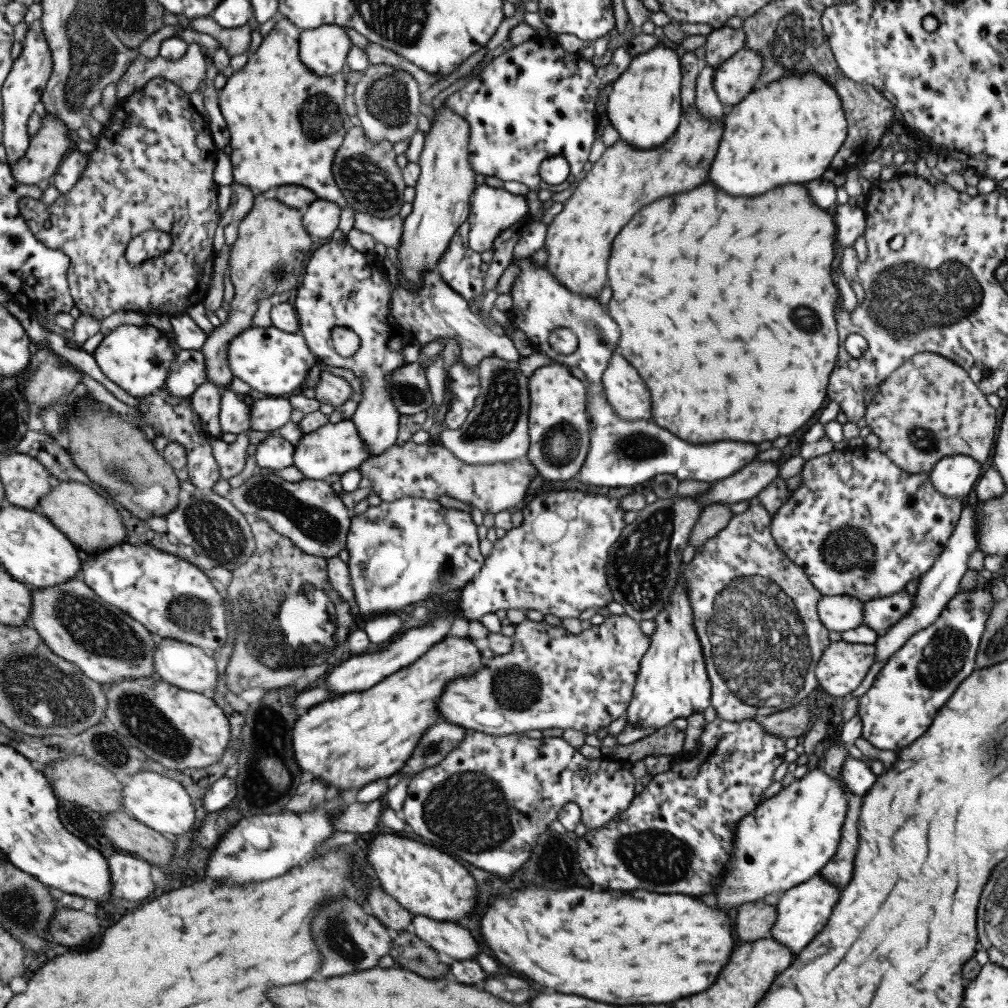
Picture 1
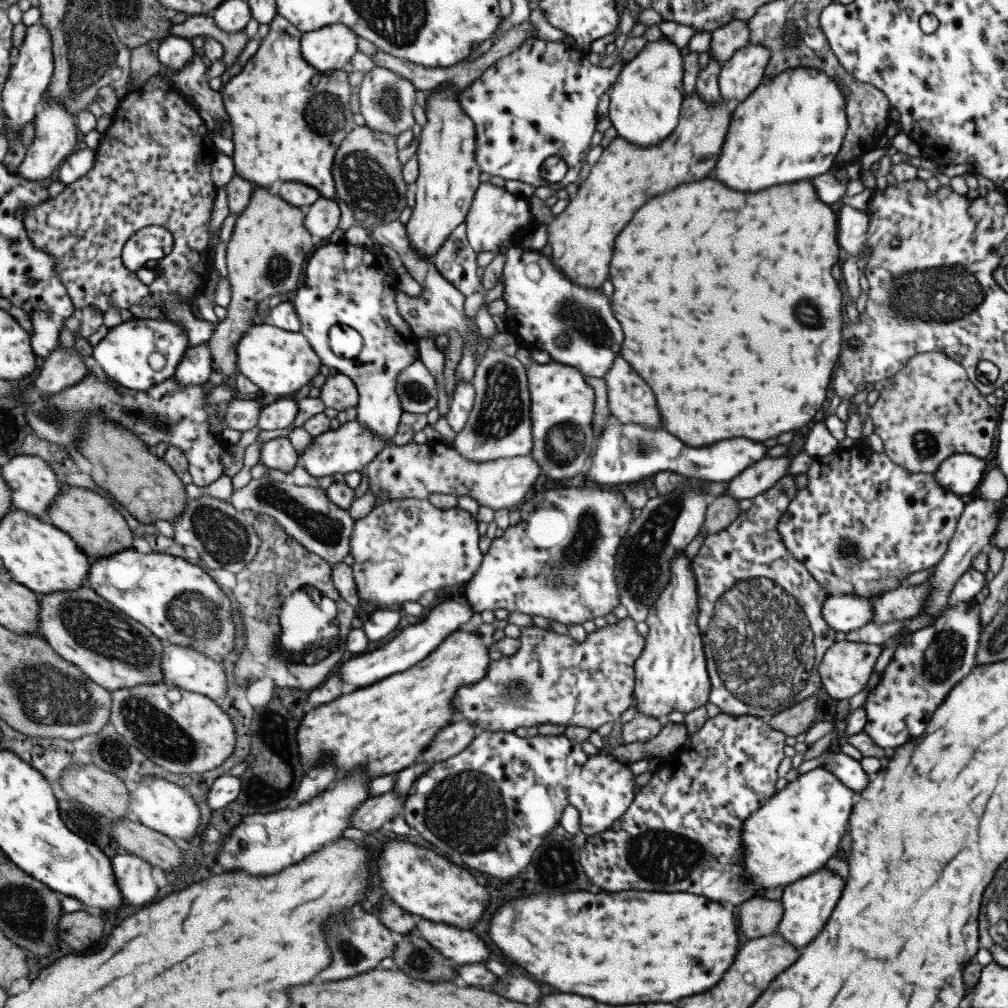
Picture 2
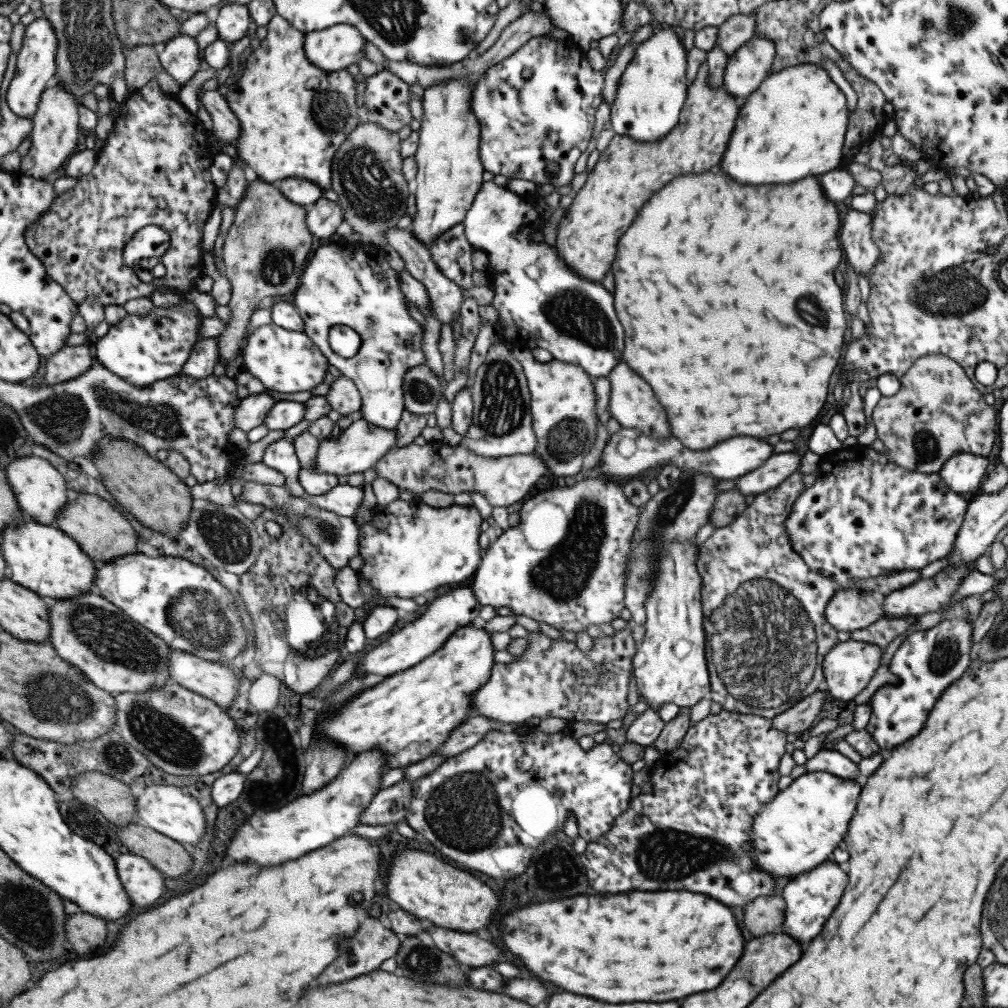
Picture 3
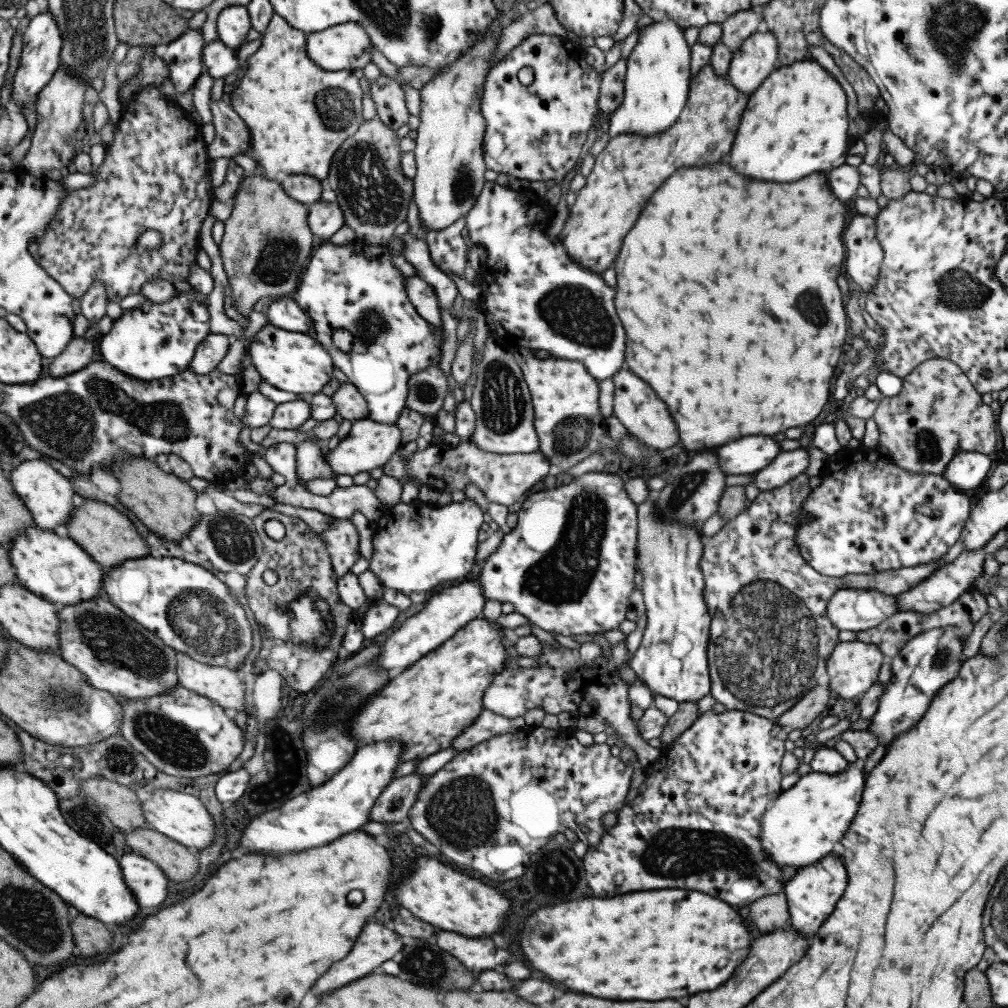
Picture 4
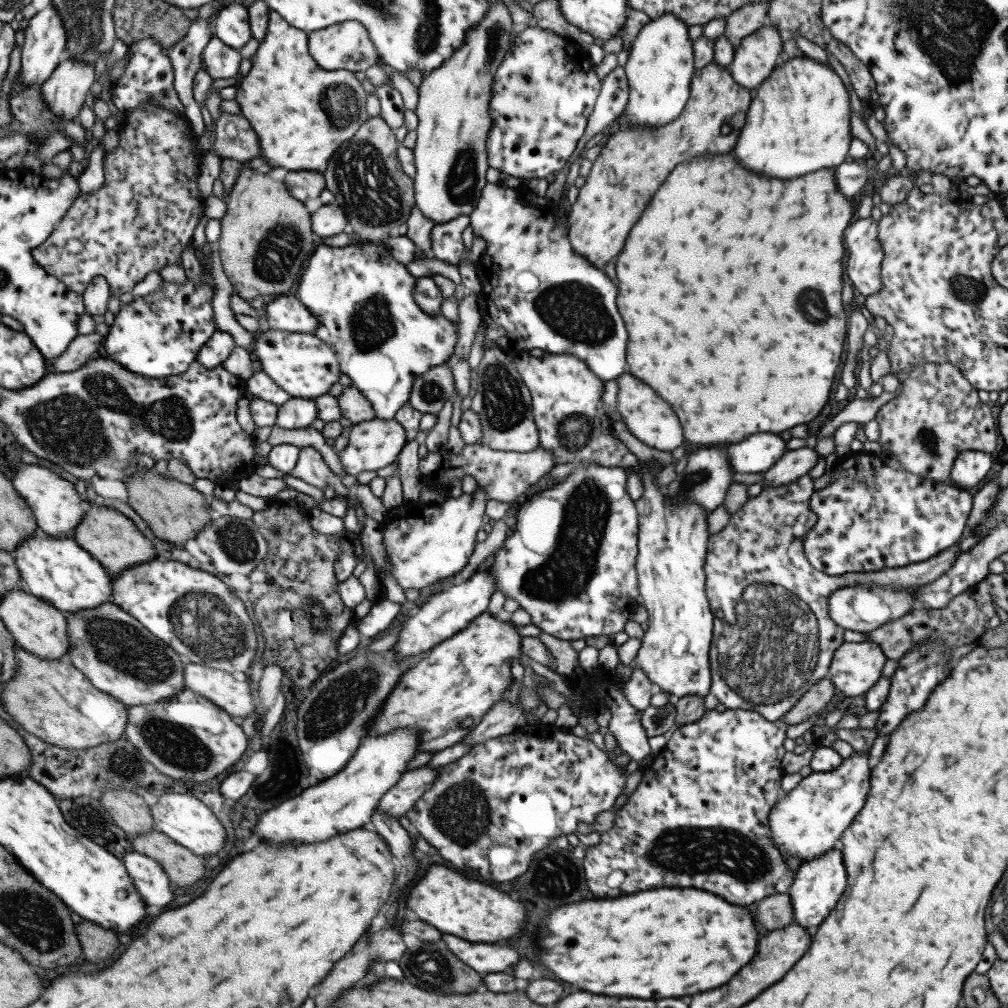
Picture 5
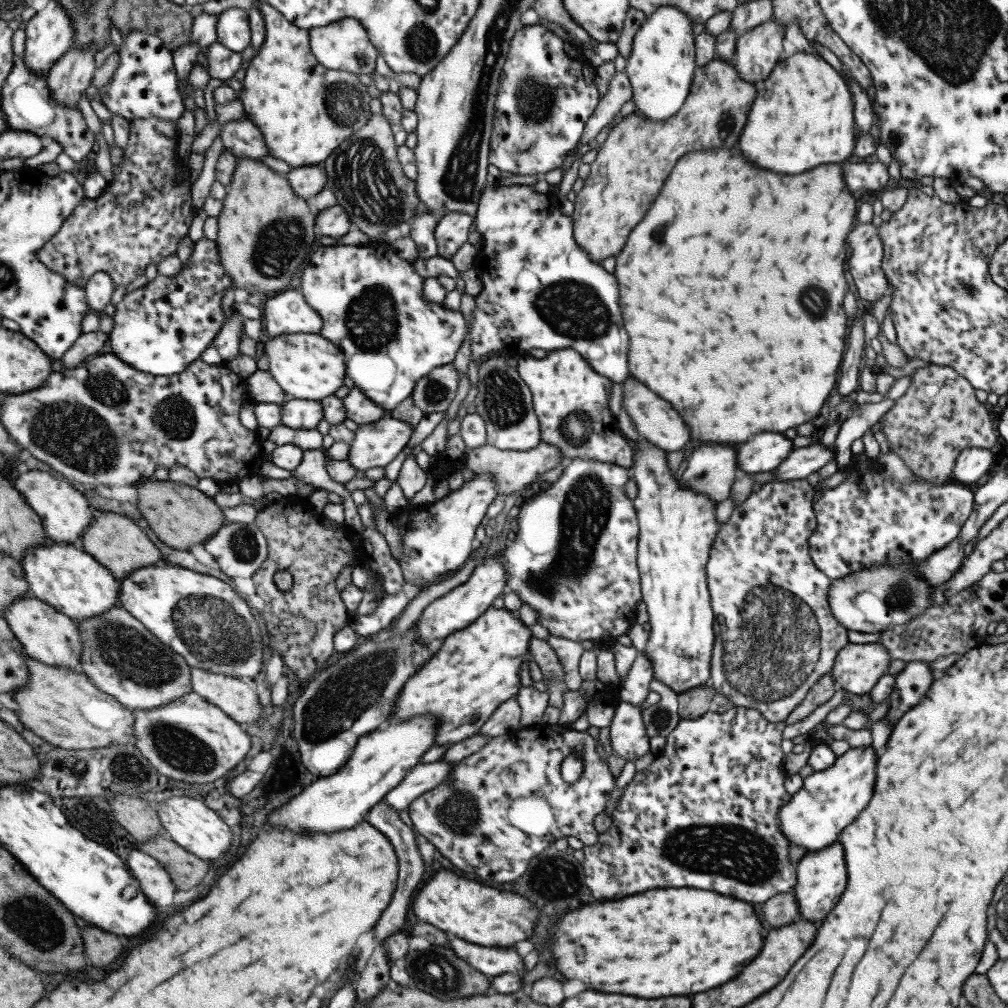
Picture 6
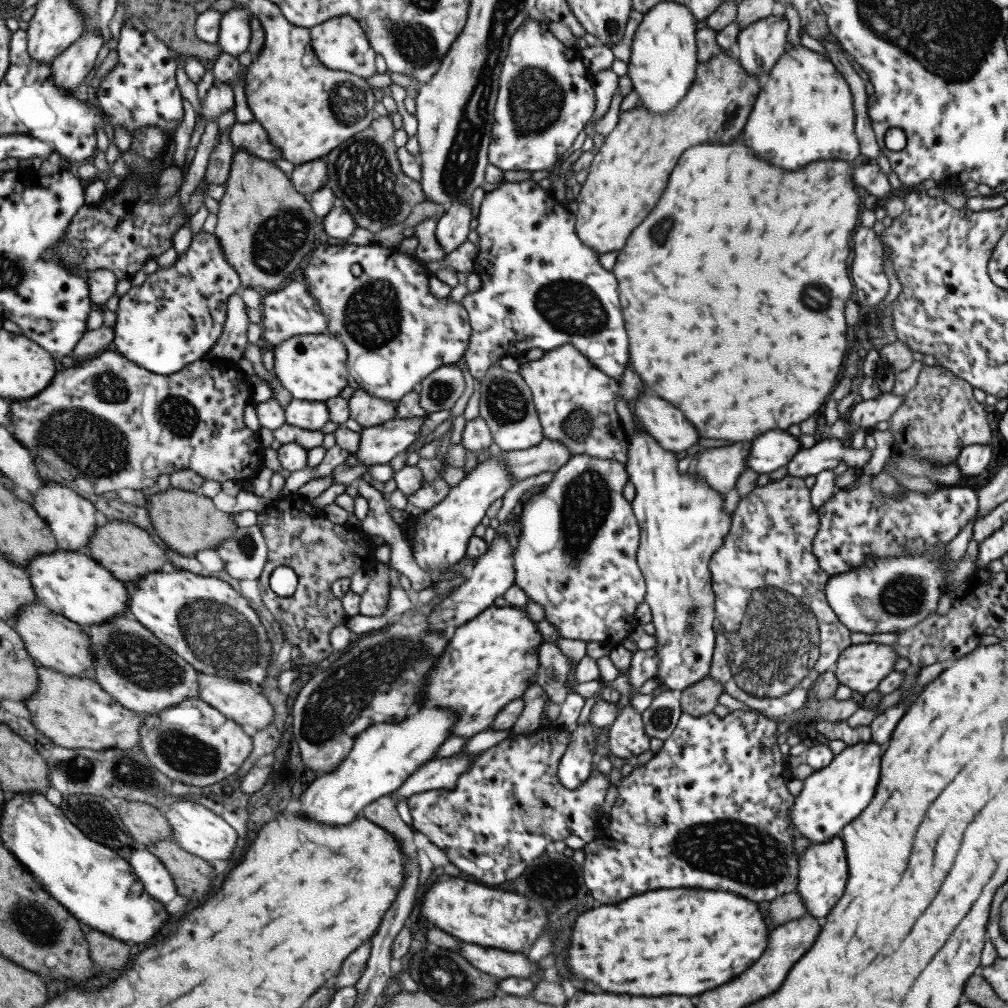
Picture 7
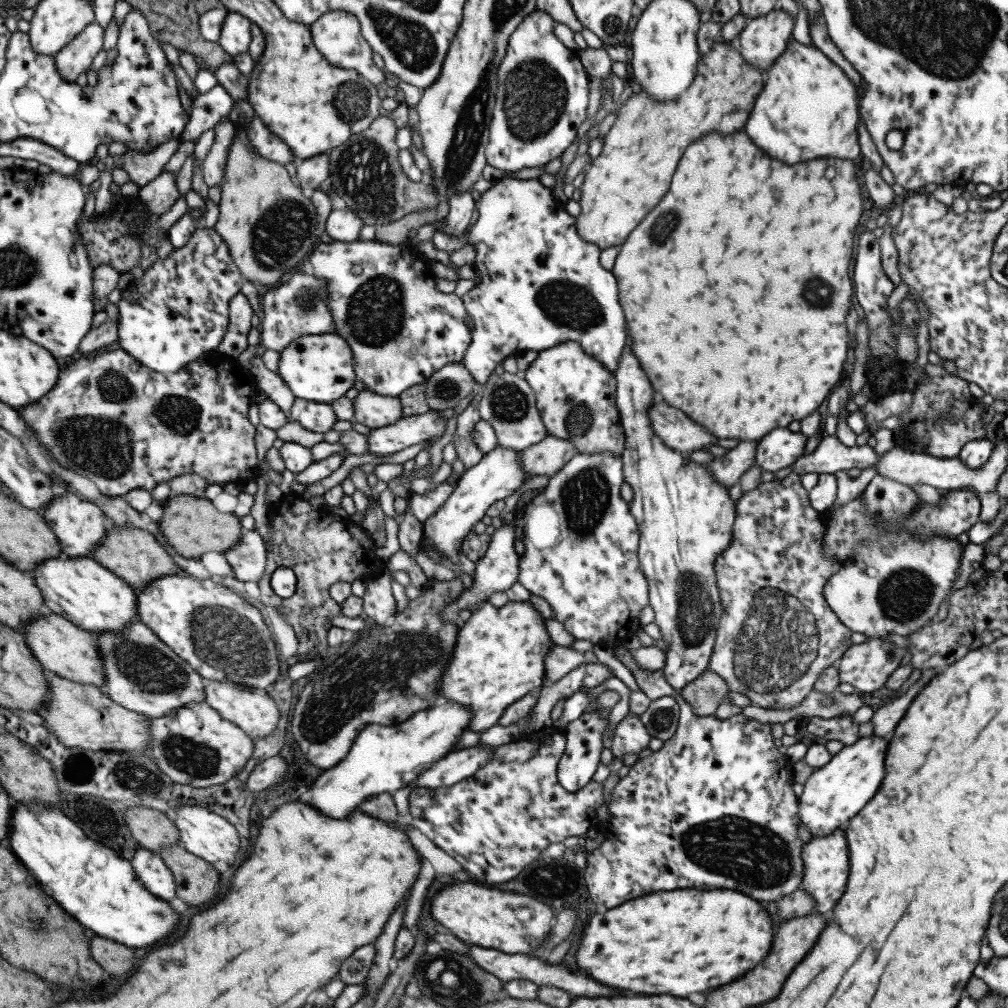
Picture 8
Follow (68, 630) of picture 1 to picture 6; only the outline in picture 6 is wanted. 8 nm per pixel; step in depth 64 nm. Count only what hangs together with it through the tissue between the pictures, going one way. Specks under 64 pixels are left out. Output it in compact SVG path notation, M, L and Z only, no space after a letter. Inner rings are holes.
M113 606L110 610L77 622L81 634L81 670L90 678L94 686L111 695L120 705L130 711L156 709L168 705L176 699L192 693L190 684L191 666L184 657L174 652L167 644L156 638L137 618L124 607Z

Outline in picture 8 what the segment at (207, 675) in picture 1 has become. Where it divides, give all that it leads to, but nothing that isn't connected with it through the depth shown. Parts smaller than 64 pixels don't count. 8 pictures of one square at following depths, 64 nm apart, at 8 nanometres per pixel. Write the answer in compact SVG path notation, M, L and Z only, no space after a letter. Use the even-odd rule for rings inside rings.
M209 679L203 681L205 703L215 709L224 720L232 722L254 740L267 737L274 732L280 719L280 712L276 702L268 696L266 690L244 687L242 684L229 681L218 682Z

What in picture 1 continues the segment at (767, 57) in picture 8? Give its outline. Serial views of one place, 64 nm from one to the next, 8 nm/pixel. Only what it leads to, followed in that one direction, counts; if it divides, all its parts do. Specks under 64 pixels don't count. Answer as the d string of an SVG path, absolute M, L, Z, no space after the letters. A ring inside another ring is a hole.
M741 48L715 70L714 88L723 104L735 105L753 91L762 72L763 58L755 50Z

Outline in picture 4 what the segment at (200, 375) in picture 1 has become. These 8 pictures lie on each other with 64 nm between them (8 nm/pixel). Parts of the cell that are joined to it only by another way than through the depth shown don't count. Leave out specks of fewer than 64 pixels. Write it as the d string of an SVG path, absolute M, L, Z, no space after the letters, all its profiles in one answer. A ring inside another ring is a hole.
M210 334L198 347L188 369L198 374L208 374L216 369L218 363L226 356L232 339L220 334Z

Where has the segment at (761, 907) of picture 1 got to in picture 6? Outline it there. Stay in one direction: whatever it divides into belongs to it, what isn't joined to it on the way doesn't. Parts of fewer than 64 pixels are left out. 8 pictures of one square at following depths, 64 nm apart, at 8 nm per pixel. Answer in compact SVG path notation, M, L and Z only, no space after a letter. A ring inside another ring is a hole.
M793 891L780 893L764 902L764 920L774 929L800 918L799 904Z

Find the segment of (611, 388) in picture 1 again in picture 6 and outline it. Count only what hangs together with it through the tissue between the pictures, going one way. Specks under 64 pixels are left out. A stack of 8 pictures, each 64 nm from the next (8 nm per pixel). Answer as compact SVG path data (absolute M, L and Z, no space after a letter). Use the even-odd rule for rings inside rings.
M629 376L624 382L623 406L630 415L636 430L642 434L643 438L649 440L660 450L676 452L683 450L684 446L693 438L690 438L688 426L684 426L684 420L680 418L680 414L676 410L672 410L672 406L664 400L660 400L650 388L646 388L642 381Z

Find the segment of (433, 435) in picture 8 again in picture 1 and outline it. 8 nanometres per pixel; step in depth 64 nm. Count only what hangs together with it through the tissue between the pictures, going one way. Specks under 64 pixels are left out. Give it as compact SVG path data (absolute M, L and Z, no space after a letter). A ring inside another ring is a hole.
M351 419L330 420L318 430L310 432L301 437L295 446L294 462L305 479L314 481L325 481L330 475L340 476L349 470L360 468L365 460L371 457L371 450L361 440L360 433Z

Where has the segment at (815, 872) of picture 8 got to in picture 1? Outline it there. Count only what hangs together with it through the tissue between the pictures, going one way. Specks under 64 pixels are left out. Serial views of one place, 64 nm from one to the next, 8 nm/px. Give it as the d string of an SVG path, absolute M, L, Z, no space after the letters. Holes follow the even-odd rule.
M820 874L783 892L777 903L777 919L771 928L771 936L791 950L796 957L801 950L826 926L831 912L838 902L841 890Z

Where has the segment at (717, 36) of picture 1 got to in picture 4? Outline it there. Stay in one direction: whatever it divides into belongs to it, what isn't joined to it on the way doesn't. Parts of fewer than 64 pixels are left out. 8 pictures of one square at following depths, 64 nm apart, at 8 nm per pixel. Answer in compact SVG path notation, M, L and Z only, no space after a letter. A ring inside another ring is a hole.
M762 8L739 10L722 23L721 40L730 50L736 50L742 42L763 27Z

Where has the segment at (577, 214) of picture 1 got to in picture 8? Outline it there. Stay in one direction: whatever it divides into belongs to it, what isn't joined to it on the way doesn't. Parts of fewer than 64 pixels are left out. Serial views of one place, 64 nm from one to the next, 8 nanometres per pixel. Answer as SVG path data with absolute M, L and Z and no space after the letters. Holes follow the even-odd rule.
M718 41L707 53L701 55L692 84L675 100L659 104L644 91L628 91L626 99L618 108L613 126L604 137L602 152L592 159L591 164L585 169L579 201L582 210L575 225L578 235L585 242L596 244L601 250L622 246L628 234L632 233L640 224L640 220L643 220L666 194L676 164L680 162L686 146L690 146L694 140L710 132L732 134L736 130L743 130L763 86L762 70L743 58L737 44Z

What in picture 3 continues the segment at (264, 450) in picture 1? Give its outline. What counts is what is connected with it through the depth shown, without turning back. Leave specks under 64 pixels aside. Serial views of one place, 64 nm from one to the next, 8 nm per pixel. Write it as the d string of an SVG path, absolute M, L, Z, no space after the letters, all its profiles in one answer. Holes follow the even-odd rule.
M284 438L268 446L261 461L286 477L285 485L293 496L299 496L318 508L342 516L354 516L356 510L362 504L362 500L364 500L364 488L362 486L350 486L344 480L326 494L309 495L299 484L298 472L300 466L299 458L295 453L295 446L293 442Z

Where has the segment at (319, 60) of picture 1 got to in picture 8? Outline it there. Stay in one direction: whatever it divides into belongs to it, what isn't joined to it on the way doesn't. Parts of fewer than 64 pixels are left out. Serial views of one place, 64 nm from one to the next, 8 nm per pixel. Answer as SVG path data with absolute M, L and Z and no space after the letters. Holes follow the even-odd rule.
M328 11L312 23L310 28L316 48L332 66L355 70L360 76L367 78L368 82L387 87L384 70L378 69L372 61L373 50L362 36L359 20L353 14L344 11Z

